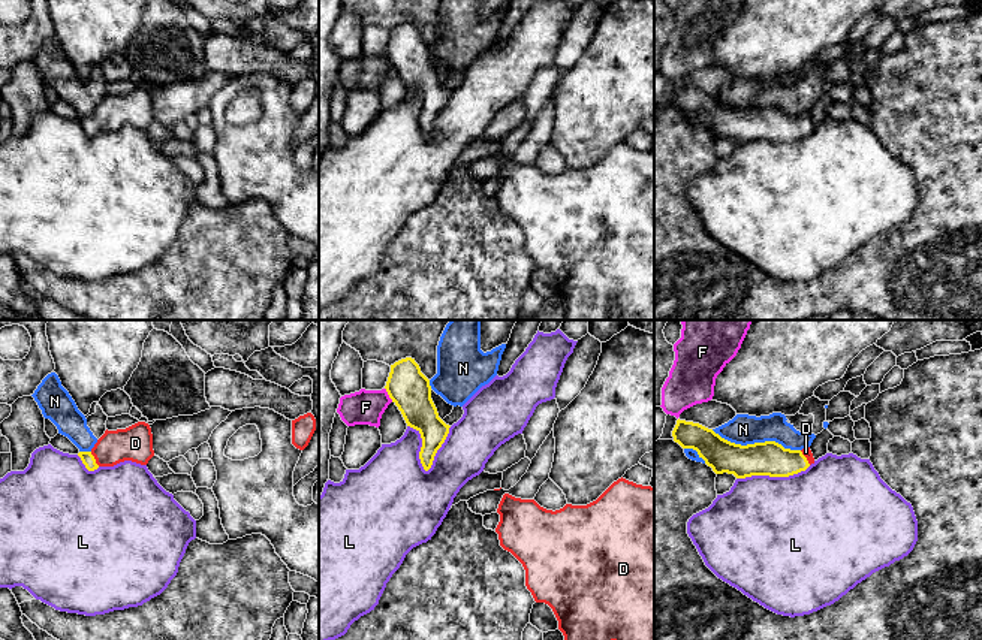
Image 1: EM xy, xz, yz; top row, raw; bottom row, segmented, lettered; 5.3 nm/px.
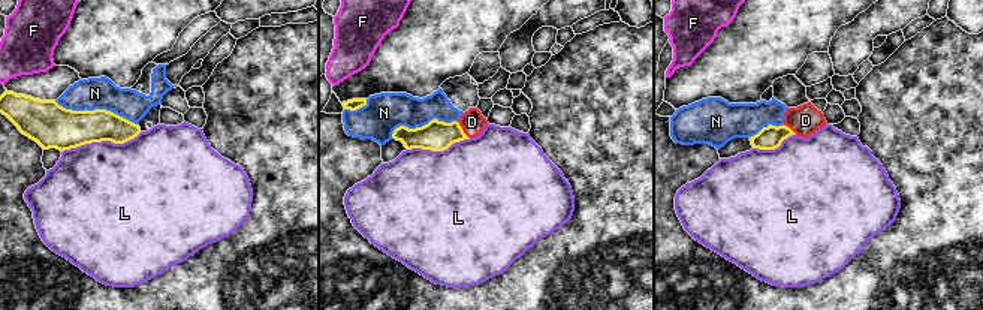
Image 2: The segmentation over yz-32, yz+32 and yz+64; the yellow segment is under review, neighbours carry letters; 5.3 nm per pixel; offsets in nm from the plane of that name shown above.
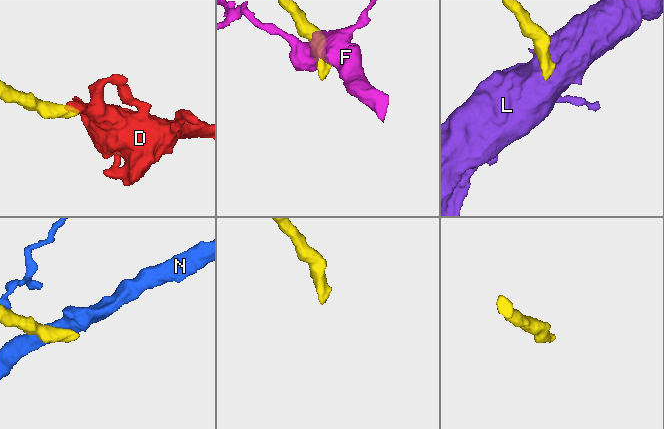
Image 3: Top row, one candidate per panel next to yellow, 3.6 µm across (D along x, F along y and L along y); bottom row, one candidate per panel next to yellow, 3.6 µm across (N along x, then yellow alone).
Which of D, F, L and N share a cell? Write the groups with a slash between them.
D / F / L / N

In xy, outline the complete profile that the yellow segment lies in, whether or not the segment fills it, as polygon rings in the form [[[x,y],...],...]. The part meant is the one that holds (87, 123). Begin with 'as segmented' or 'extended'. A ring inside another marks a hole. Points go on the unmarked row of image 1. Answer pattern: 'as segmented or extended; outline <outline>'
extended; outline [[[138,87],[126,94],[106,94],[90,117],[79,117],[78,121],[88,136],[124,126],[147,130],[154,121],[151,93]]]

